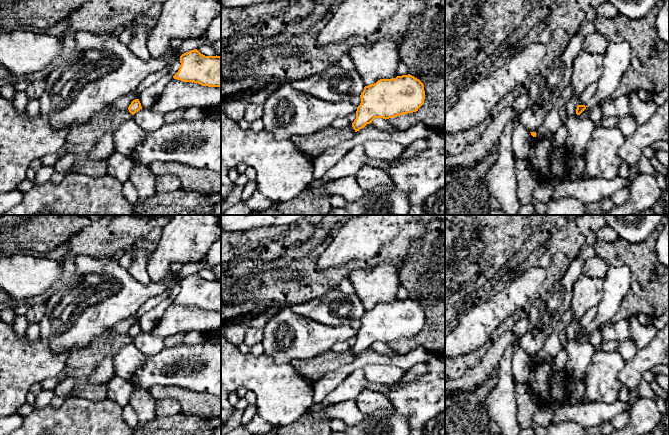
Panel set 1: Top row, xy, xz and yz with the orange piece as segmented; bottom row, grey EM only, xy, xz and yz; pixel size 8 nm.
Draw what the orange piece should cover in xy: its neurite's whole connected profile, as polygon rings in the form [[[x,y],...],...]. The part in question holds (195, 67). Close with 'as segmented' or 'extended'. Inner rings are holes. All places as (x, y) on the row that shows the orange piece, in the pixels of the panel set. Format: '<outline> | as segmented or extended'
[[[197,49],[180,56],[180,68],[173,76],[183,82],[194,82],[202,86],[221,87],[221,57],[205,56]]] | as segmented

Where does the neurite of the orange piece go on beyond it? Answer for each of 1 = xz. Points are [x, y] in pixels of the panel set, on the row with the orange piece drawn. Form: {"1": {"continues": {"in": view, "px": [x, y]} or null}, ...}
{"1": {"continues": null}}

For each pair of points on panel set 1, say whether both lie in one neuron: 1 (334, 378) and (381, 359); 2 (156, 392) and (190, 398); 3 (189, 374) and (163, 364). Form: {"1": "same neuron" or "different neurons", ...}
{"1": "same neuron", "2": "same neuron", "3": "same neuron"}

